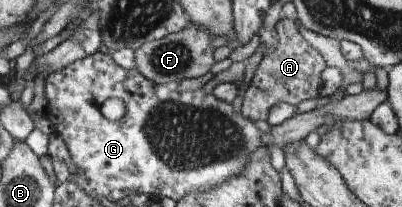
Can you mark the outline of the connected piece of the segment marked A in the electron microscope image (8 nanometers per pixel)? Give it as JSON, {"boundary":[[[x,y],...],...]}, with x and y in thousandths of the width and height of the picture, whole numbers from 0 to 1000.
{"boundary":[[[704,87],[689,111],[694,217],[657,266],[652,300],[632,333],[629,386],[609,449],[600,541],[607,565],[634,580],[674,580],[677,531],[697,493],[741,512],[746,493],[791,478],[803,420],[803,343],[813,333],[803,256],[789,246],[751,179],[741,111]]]}

